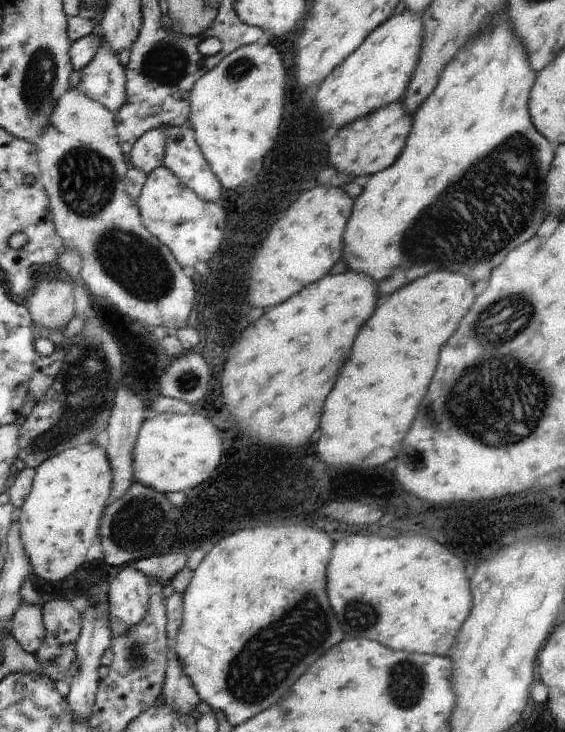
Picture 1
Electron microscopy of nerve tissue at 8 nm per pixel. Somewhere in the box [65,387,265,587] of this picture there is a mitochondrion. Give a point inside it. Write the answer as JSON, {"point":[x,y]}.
{"point":[127,523]}

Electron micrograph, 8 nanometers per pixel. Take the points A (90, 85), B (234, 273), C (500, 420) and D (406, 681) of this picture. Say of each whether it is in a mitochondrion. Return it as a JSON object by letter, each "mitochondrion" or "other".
{"A":"other","B":"other","C":"mitochondrion","D":"mitochondrion"}

